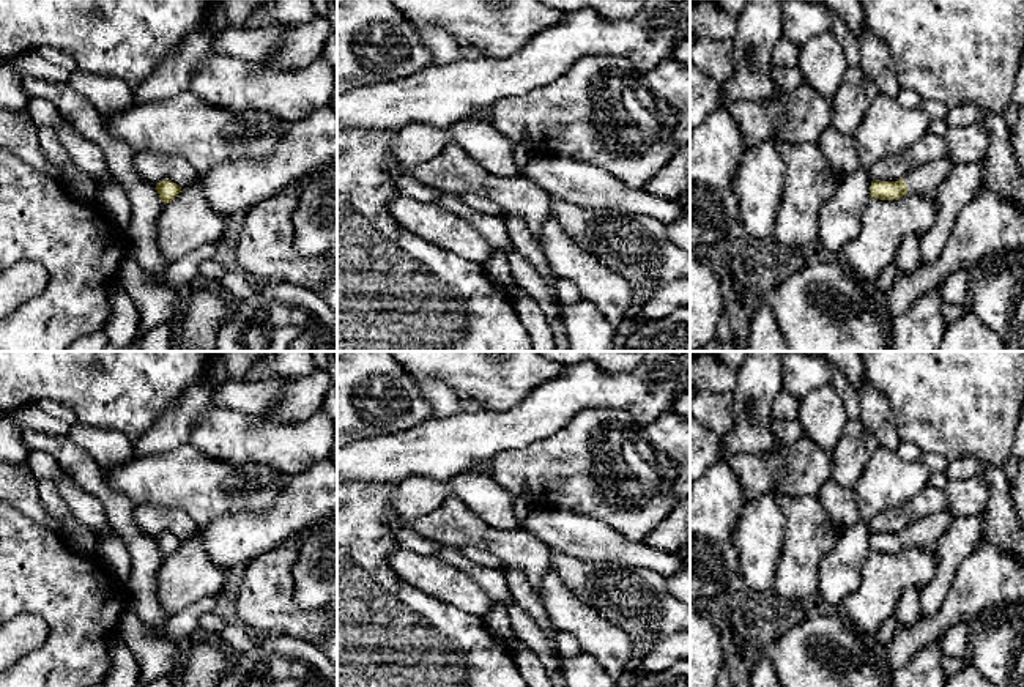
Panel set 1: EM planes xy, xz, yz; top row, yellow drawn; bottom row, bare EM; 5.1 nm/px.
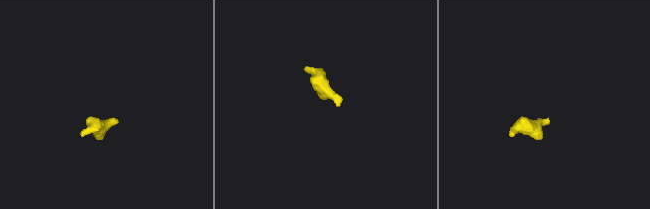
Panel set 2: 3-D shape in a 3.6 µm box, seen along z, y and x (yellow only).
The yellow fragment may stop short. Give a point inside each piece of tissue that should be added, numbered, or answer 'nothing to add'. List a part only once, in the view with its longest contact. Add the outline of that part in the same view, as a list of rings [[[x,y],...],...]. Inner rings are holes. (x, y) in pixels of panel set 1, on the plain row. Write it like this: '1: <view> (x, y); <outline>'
1: yz (923, 533); [[[950,509],[920,518],[904,529],[907,547],[931,548],[956,517]]]

